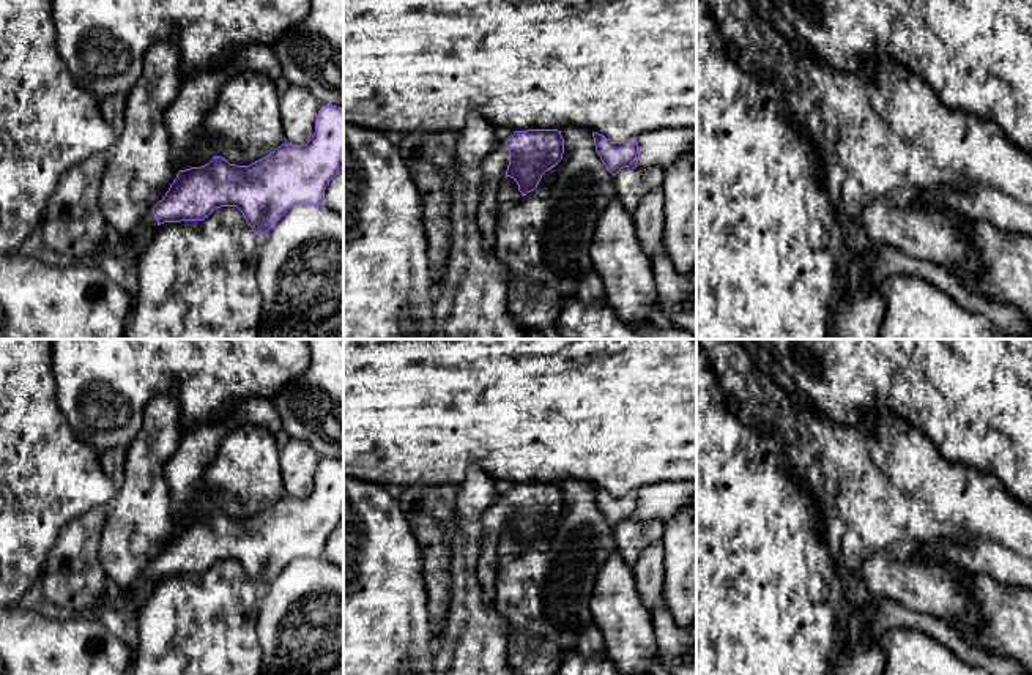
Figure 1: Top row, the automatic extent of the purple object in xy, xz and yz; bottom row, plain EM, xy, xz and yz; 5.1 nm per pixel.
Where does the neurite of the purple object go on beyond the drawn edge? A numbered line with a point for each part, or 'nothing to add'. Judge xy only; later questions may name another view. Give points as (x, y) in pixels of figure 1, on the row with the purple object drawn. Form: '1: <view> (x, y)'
1: xy (148, 223)

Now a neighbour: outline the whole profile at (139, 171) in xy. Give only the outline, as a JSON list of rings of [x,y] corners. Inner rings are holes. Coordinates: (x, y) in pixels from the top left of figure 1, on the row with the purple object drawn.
[[[143,76],[126,95],[124,129],[117,137],[101,178],[99,208],[117,240],[132,238],[143,216],[165,196],[176,178],[173,147],[150,98],[150,85]]]

